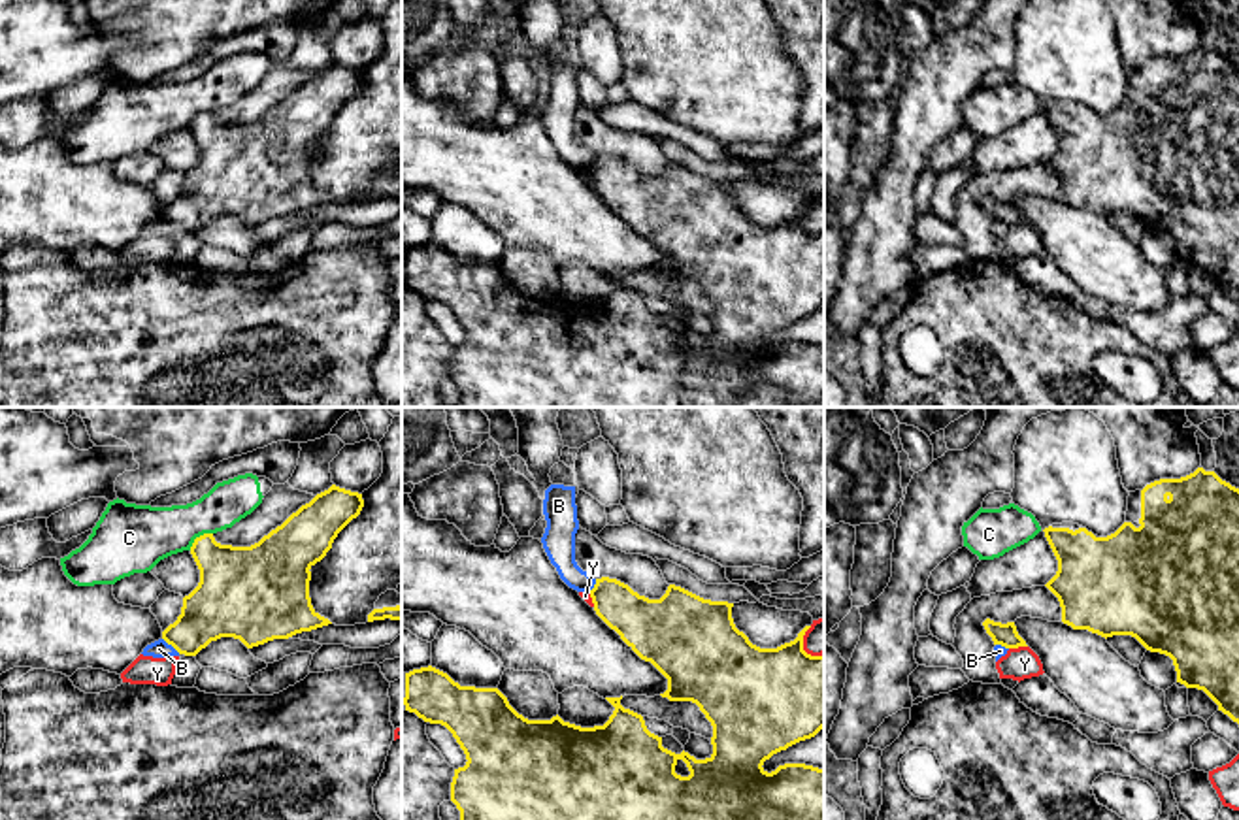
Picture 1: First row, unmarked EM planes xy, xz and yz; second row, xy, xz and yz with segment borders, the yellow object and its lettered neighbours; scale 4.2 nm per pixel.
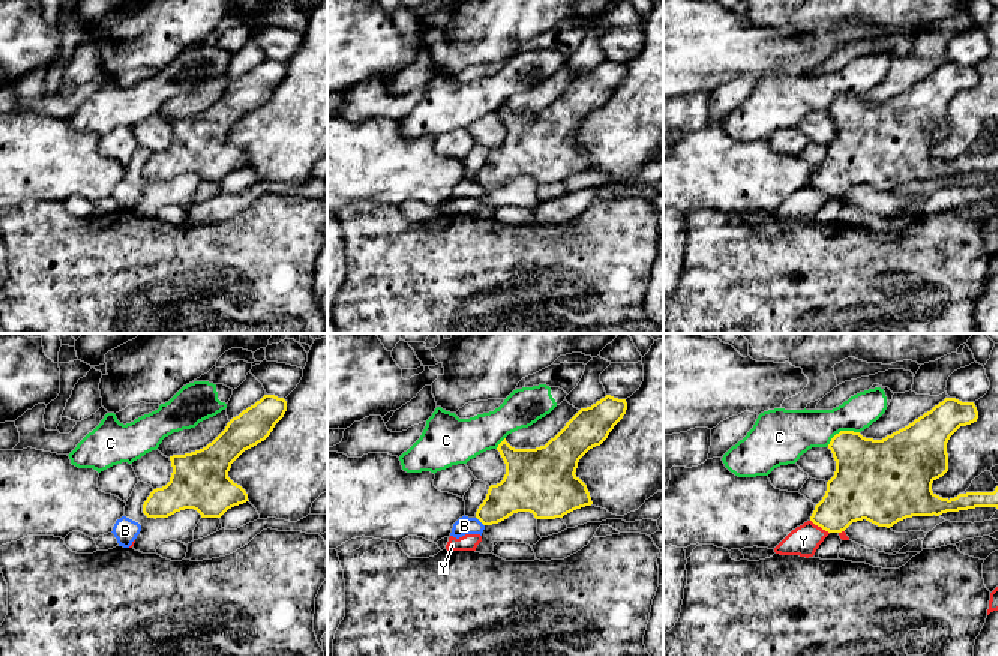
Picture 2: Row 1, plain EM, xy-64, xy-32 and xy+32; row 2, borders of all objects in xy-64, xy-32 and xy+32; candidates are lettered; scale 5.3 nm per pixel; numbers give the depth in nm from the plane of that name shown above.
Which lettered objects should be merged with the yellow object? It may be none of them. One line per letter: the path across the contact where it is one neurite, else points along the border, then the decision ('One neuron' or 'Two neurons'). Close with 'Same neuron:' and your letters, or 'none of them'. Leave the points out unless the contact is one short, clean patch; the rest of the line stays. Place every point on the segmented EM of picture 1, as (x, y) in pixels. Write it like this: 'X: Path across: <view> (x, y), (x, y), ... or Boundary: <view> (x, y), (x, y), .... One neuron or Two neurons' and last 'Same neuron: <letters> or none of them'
B: Boundary: xy (163, 638), (180, 653). Two neurons
C: Two neurons
Y: Two neurons
Same neuron: none of them

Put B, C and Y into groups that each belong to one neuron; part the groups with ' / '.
B Y / C

